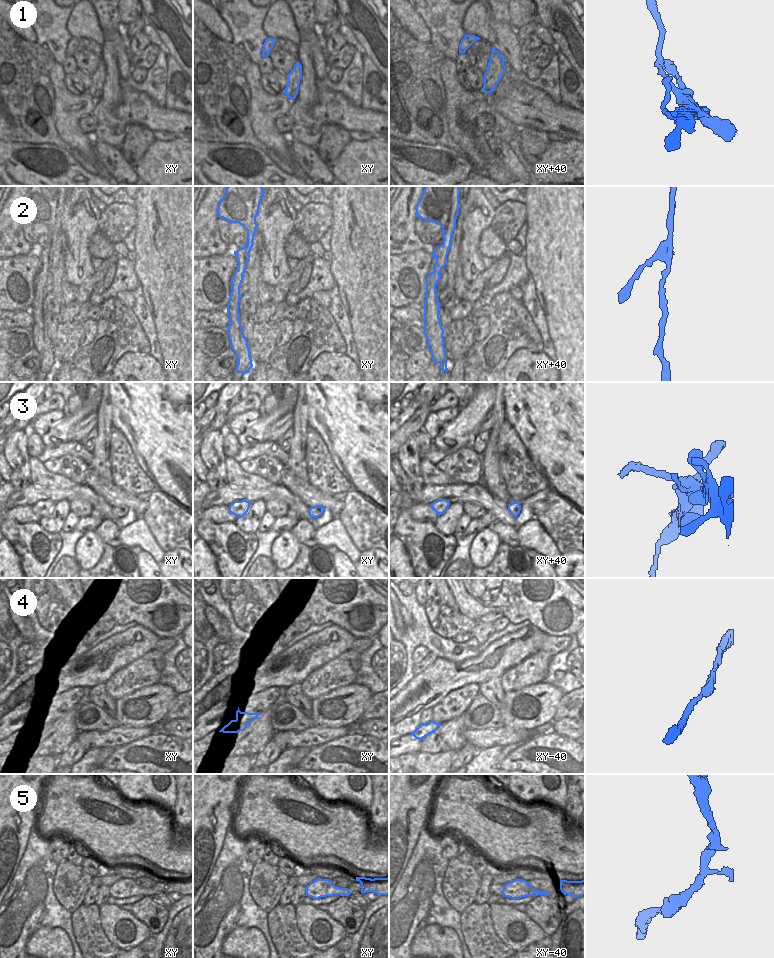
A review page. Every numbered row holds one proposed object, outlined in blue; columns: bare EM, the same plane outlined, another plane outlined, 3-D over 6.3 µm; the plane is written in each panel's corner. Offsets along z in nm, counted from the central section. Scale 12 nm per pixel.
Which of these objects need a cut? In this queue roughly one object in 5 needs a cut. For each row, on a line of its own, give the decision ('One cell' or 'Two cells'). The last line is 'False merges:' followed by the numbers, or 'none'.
1: Two cells
2: One cell
3: One cell
4: One cell
5: Two cells
False merges: 1, 5

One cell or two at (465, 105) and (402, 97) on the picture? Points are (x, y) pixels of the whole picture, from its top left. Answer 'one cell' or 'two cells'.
two cells

